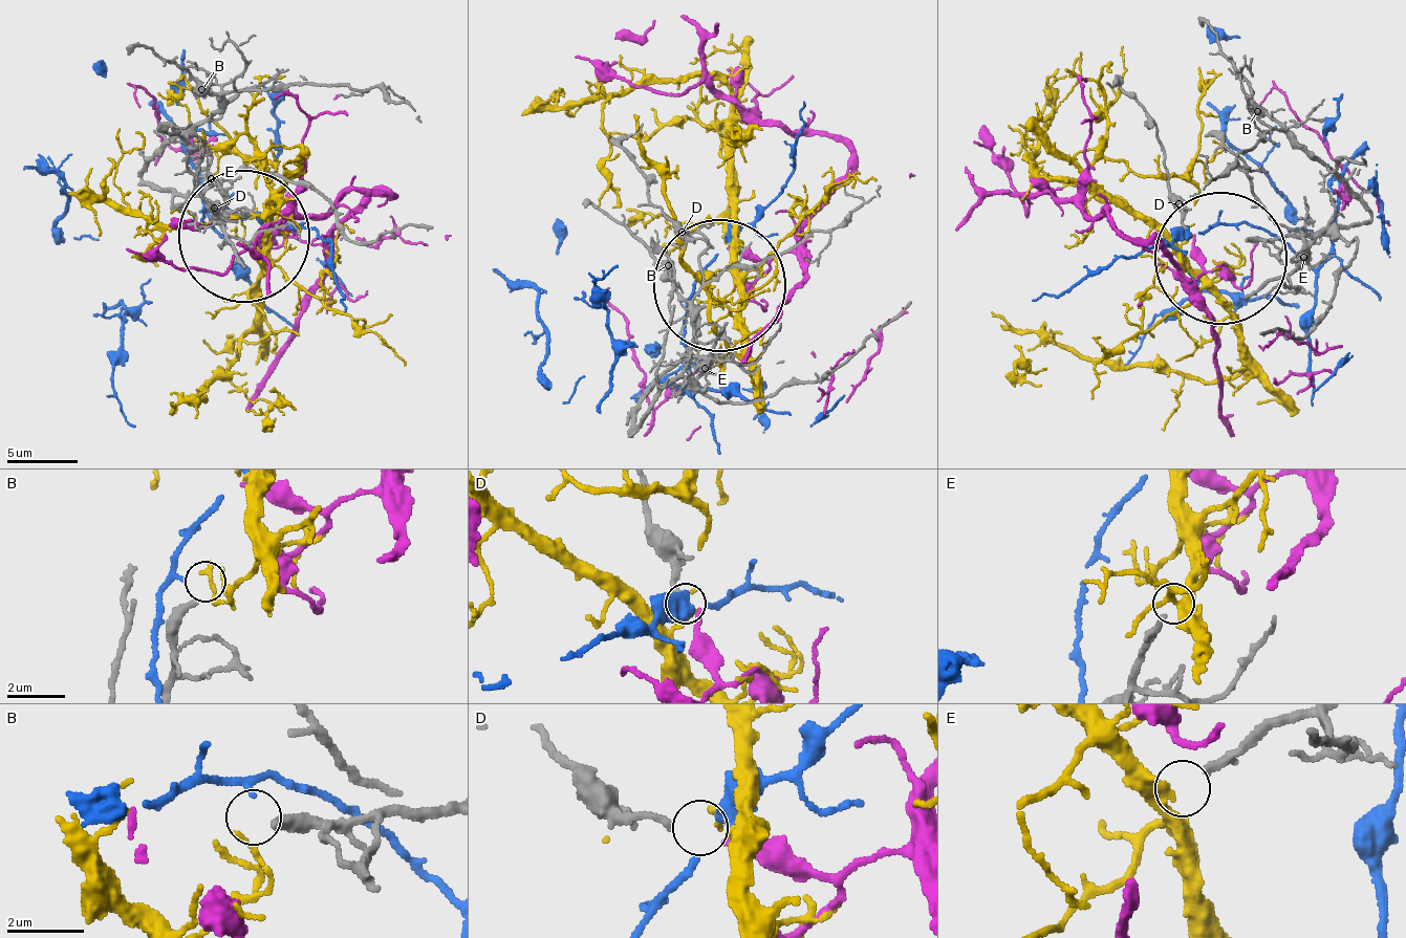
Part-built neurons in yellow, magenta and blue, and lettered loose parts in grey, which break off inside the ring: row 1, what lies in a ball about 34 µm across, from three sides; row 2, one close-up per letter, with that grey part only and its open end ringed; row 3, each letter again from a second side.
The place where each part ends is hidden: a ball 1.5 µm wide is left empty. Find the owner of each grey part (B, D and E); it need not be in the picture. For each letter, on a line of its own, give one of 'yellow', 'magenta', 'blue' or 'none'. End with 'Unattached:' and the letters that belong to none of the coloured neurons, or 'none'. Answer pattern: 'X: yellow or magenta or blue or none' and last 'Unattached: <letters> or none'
B: none
D: magenta
E: yellow
Unattached: B

